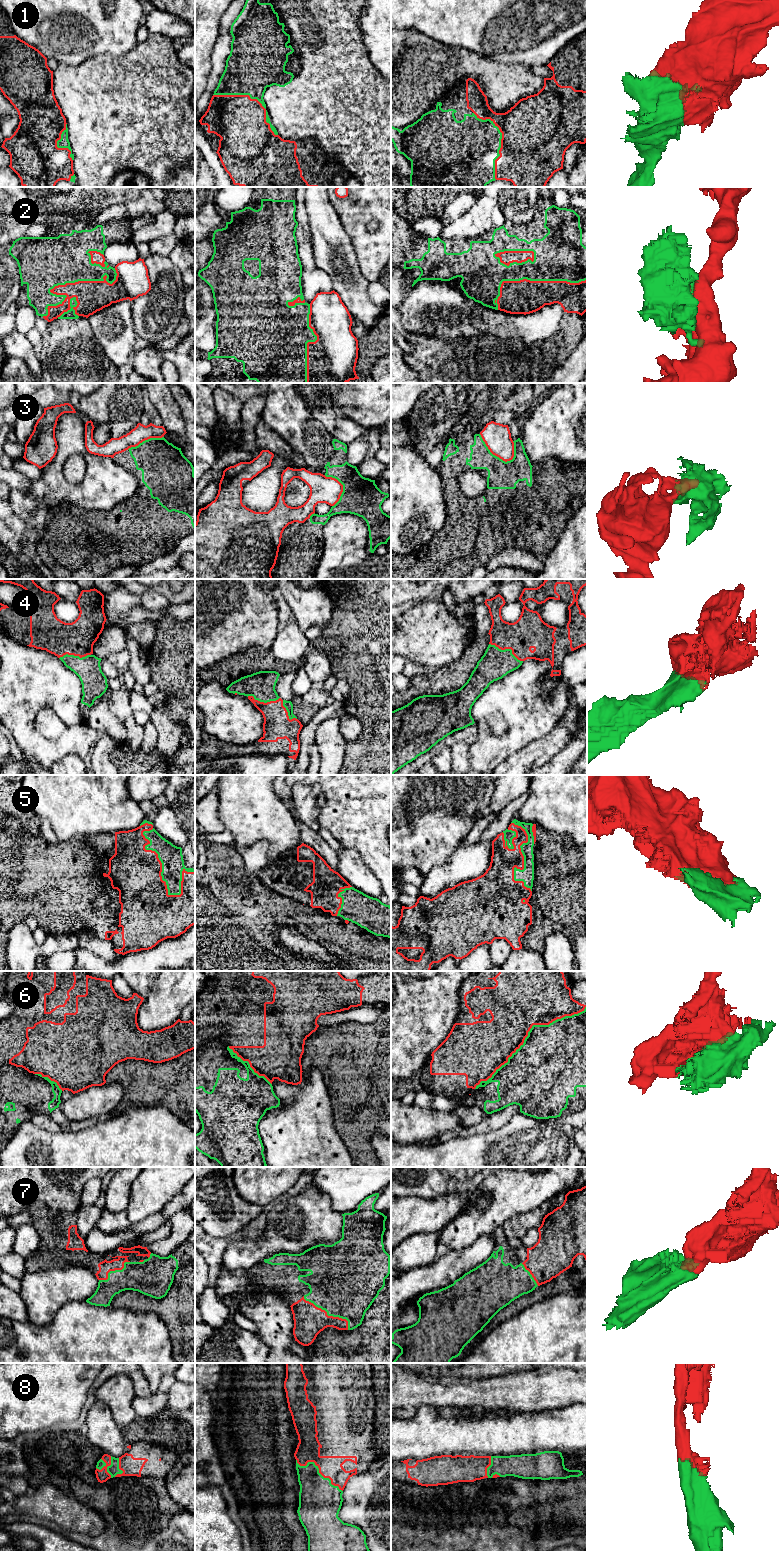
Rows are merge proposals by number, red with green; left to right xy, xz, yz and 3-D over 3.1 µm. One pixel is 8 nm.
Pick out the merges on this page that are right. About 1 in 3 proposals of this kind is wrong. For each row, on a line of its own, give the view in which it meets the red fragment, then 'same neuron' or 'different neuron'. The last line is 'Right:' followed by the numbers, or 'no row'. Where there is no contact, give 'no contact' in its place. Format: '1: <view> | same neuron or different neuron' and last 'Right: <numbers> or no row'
1: xz | same neuron
2: xy | different neuron
3: yz | different neuron
4: yz | same neuron
5: xy | same neuron
6: yz | different neuron
7: xz | same neuron
8: xz | same neuron
Right: 1, 4, 5, 7, 8

